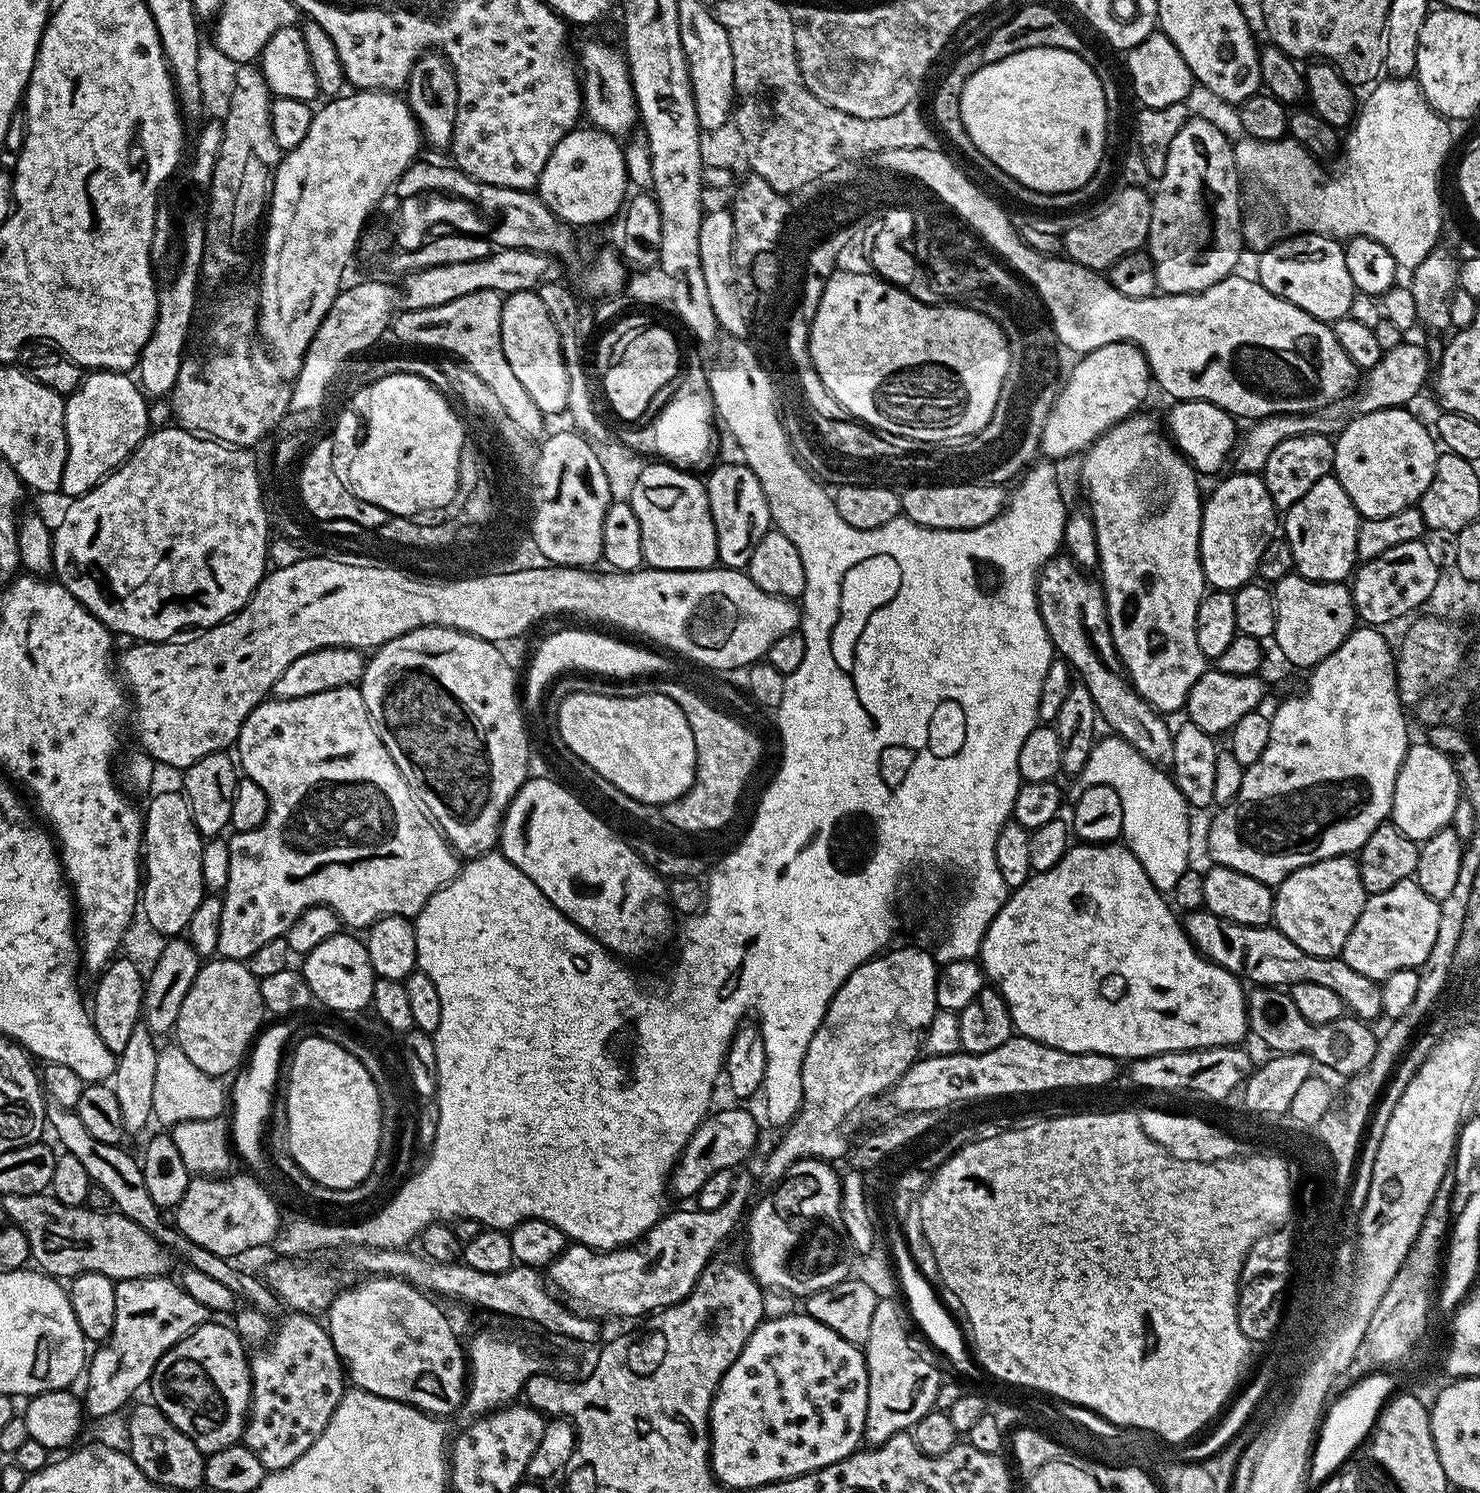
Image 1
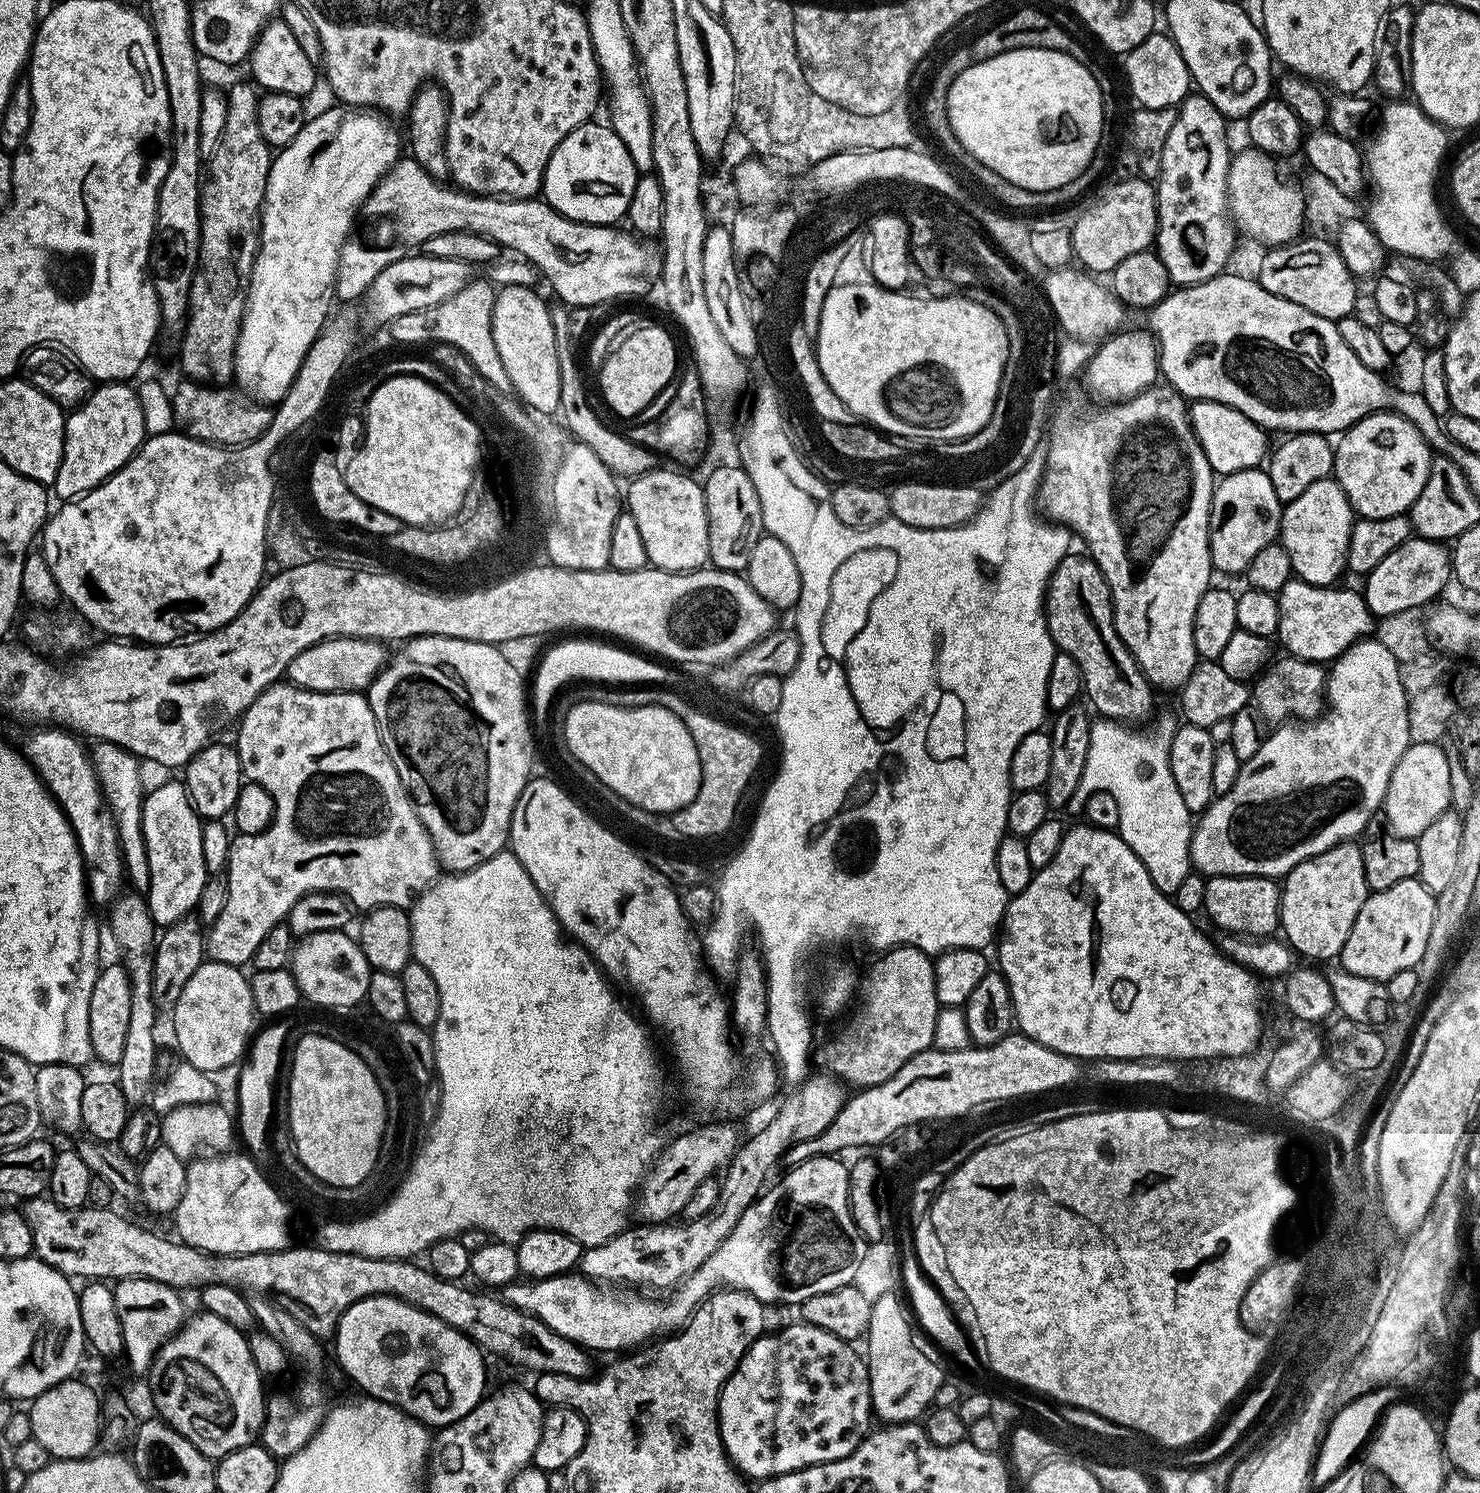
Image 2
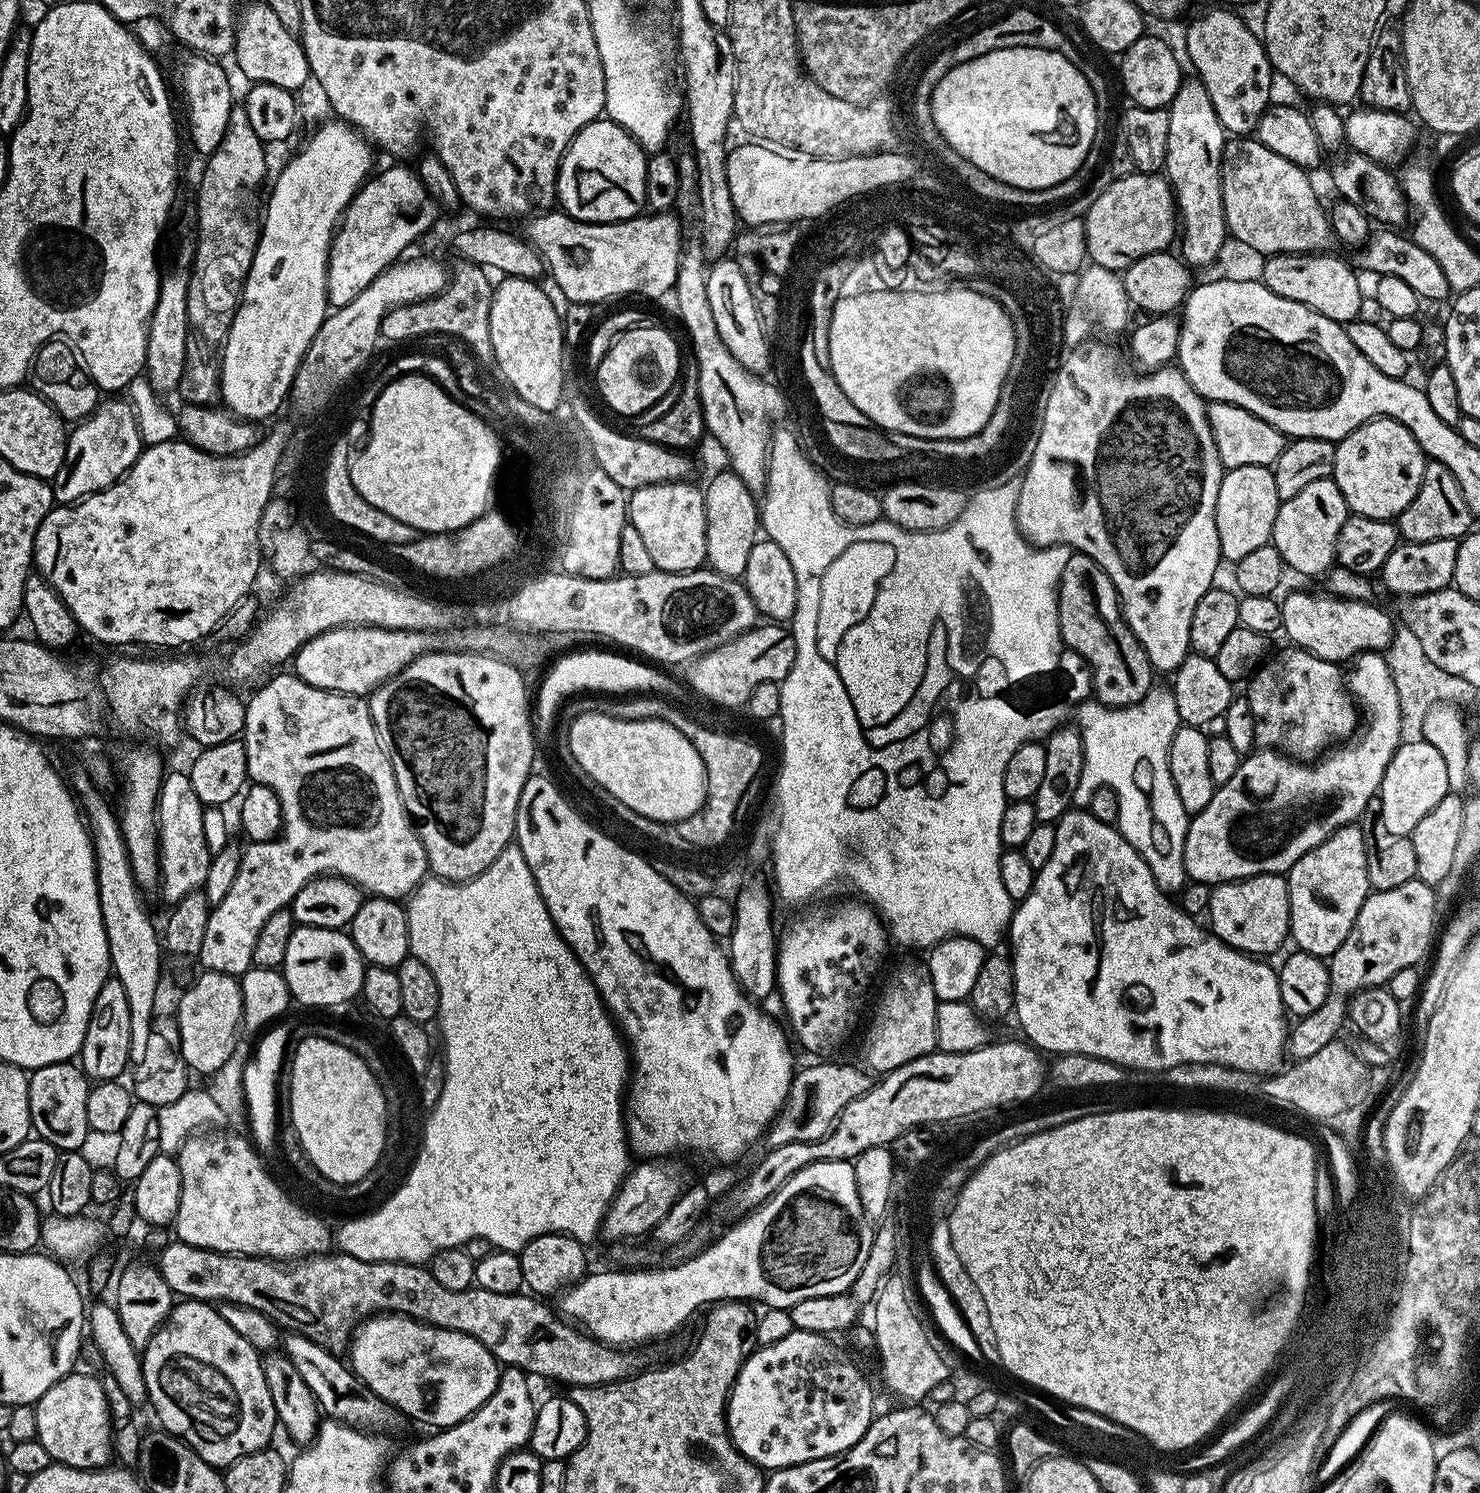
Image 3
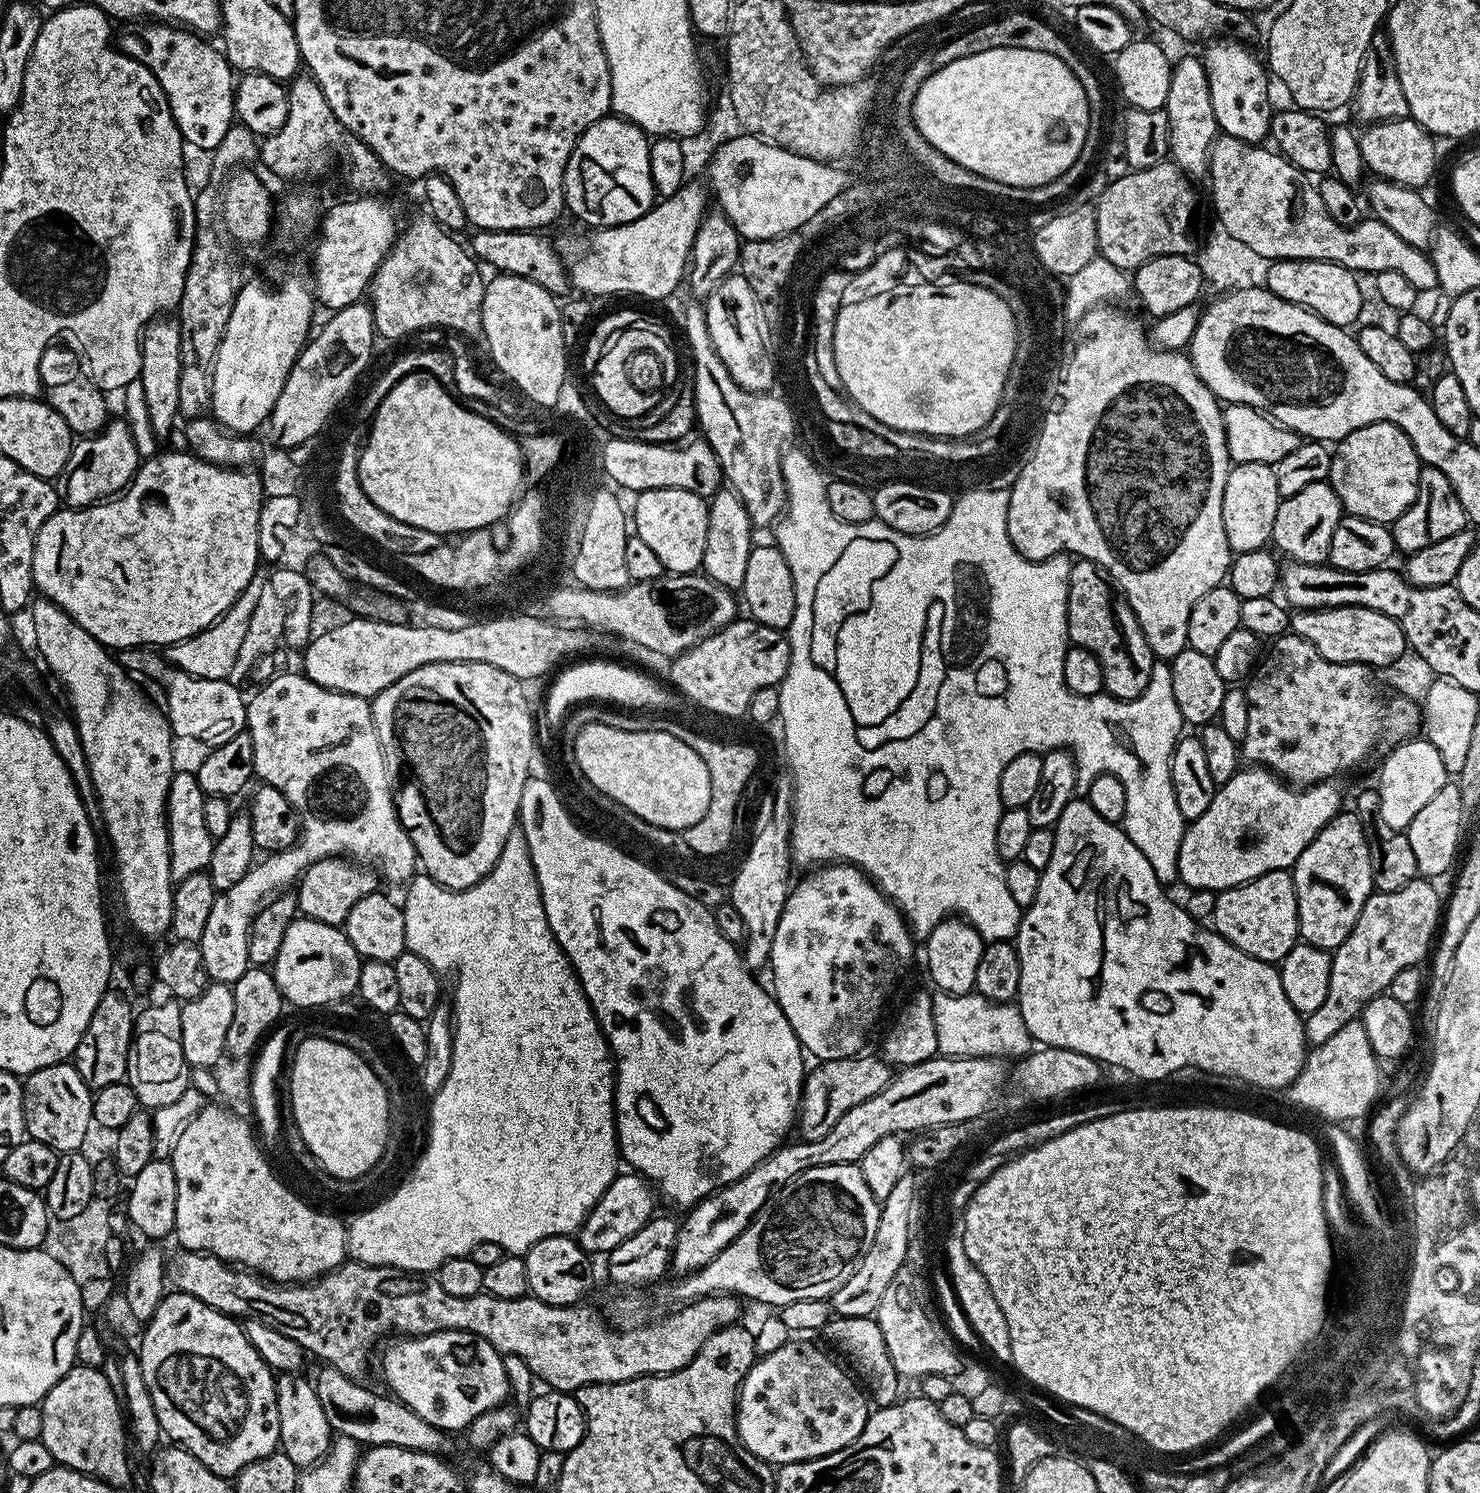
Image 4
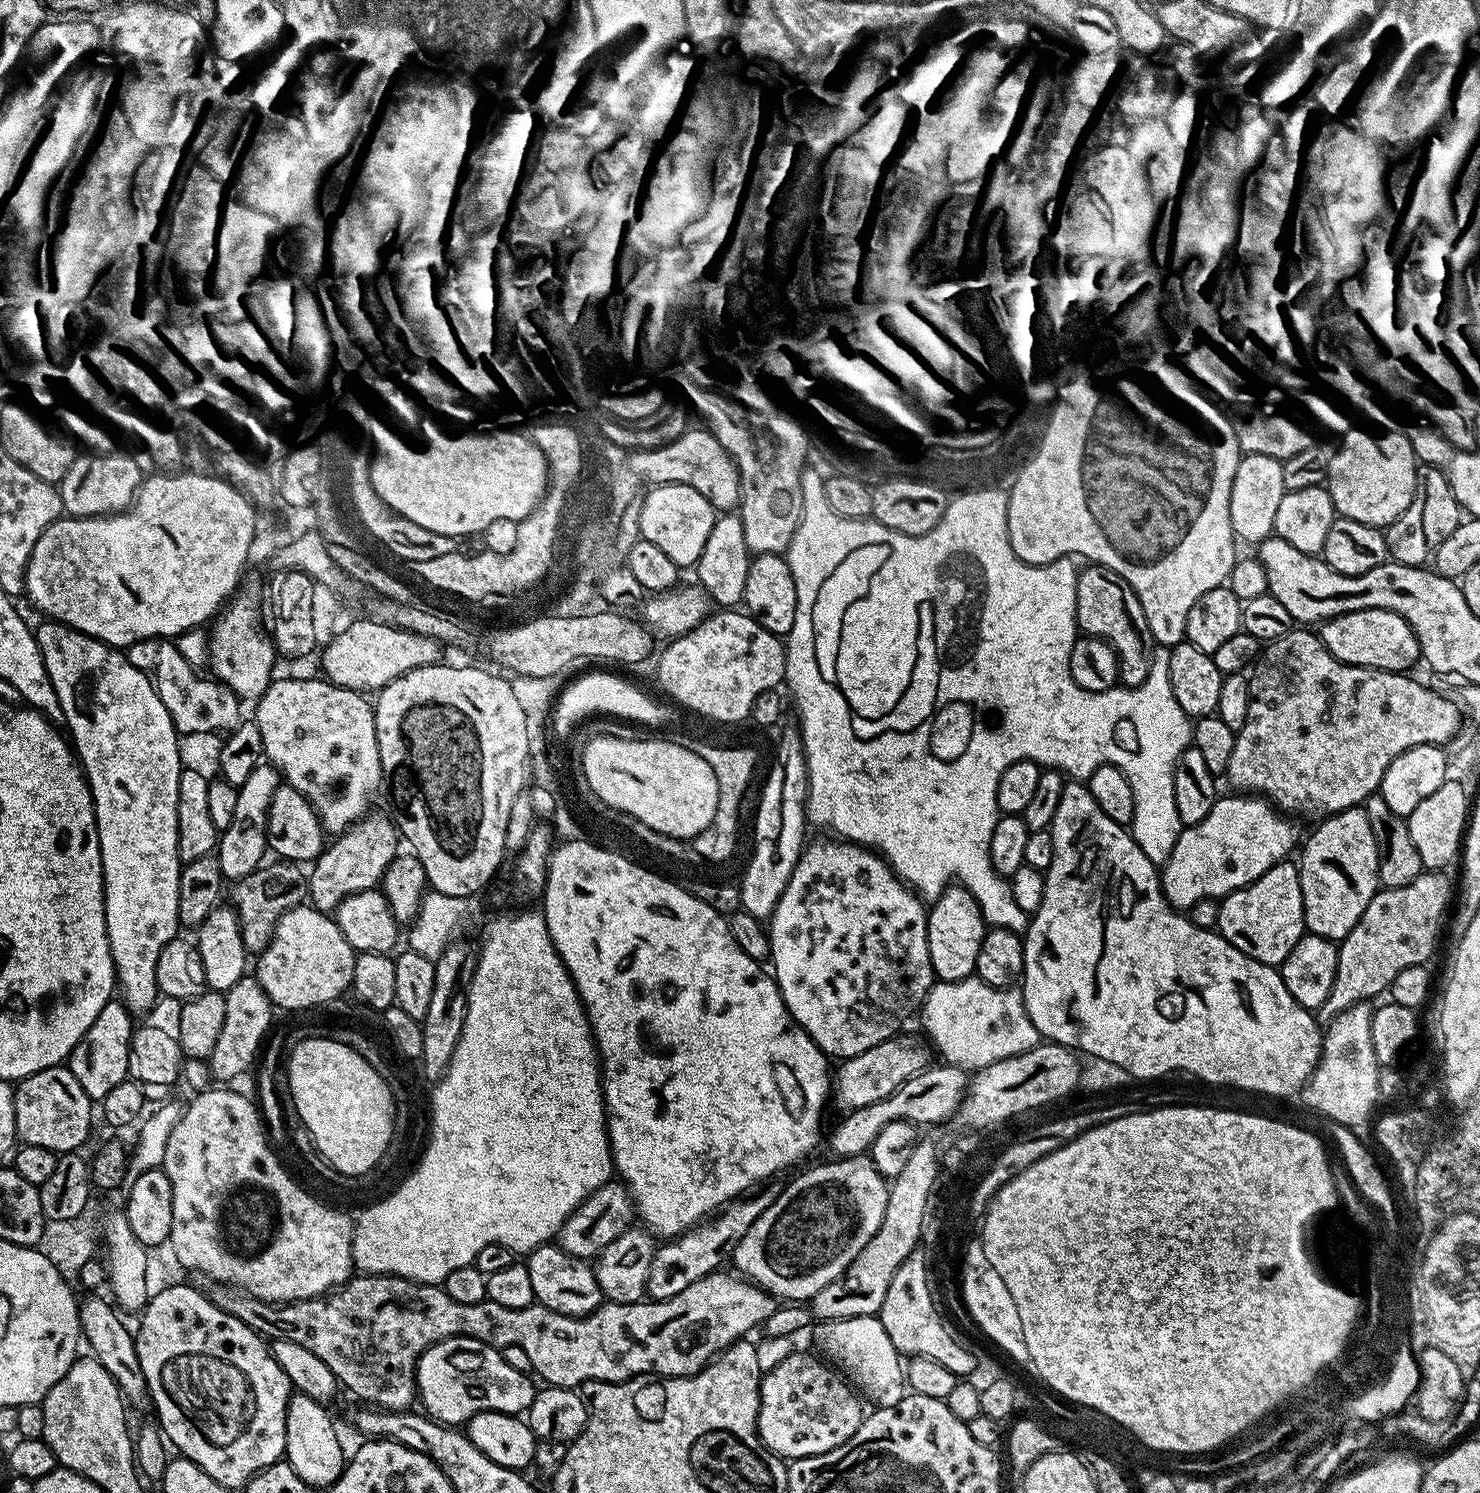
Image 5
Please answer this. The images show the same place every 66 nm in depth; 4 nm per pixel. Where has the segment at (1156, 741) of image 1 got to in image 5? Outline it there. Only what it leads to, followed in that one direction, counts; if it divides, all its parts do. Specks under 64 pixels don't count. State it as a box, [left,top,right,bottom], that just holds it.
[1076,566,1154,687]

